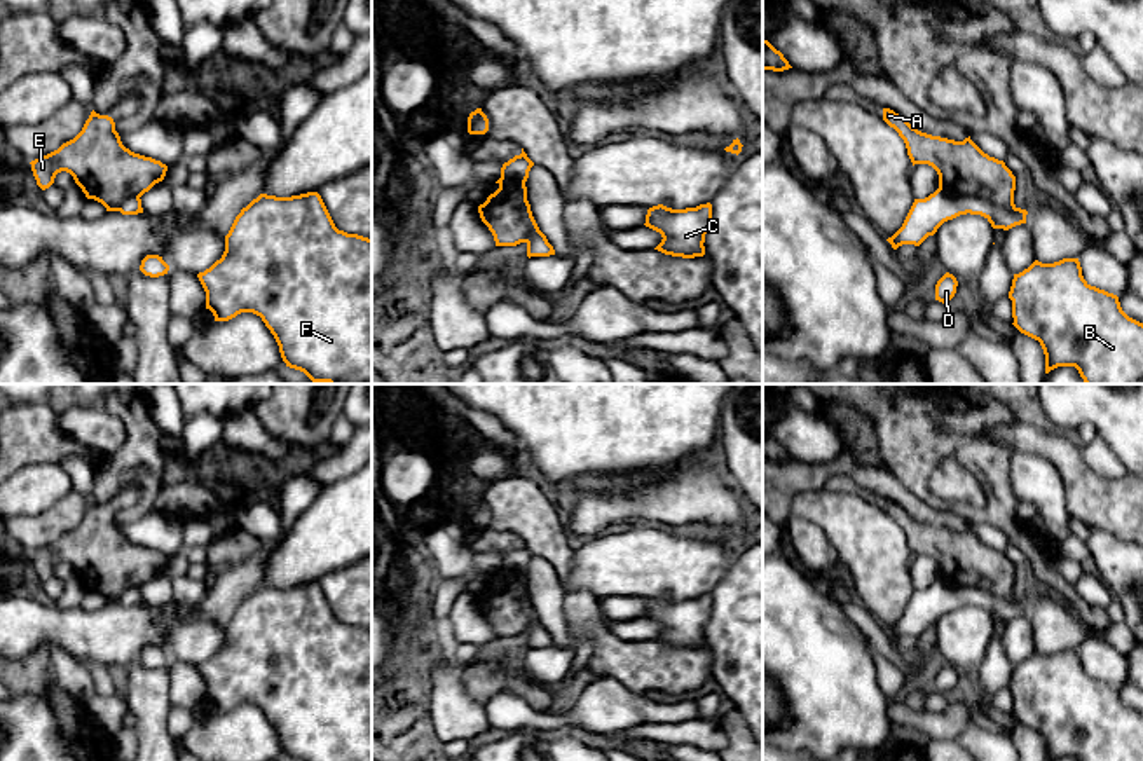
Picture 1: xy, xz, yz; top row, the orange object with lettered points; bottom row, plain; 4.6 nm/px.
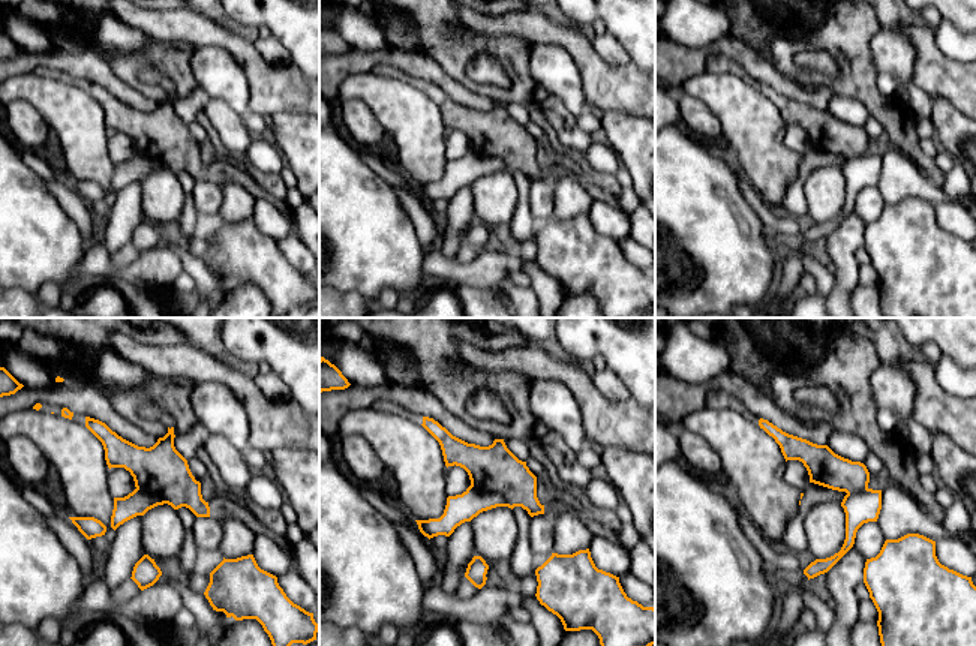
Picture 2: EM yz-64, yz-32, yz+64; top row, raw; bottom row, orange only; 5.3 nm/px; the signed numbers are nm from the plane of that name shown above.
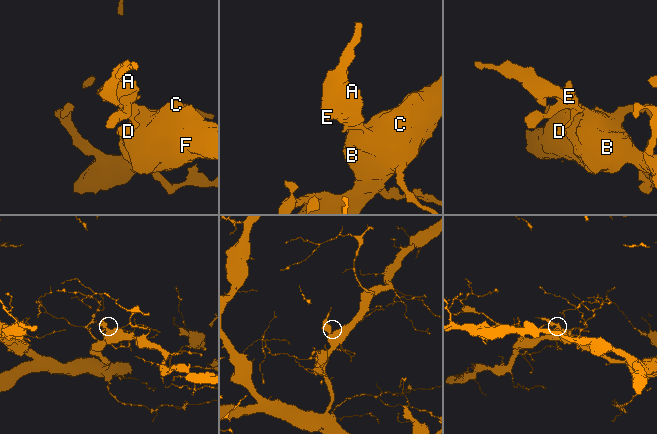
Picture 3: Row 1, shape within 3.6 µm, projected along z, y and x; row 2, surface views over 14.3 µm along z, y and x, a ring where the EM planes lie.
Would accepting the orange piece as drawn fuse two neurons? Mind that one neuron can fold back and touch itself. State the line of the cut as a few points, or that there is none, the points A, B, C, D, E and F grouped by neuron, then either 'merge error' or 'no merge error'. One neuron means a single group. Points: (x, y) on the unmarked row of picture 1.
cut in yz along (939, 576), (953, 585), (974, 585), (1014, 599); A E / B C D F; merge error

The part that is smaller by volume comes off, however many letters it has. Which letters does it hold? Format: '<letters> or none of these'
A, E

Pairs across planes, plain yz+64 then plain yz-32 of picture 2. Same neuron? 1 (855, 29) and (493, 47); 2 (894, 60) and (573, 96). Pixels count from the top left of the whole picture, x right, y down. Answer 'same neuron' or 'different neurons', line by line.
1: same neuron
2: same neuron

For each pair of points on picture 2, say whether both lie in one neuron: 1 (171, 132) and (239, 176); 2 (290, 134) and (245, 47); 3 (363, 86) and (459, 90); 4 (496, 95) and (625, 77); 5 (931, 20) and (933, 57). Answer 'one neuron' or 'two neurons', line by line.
1: one neuron
2: two neurons
3: two neurons
4: two neurons
5: two neurons

